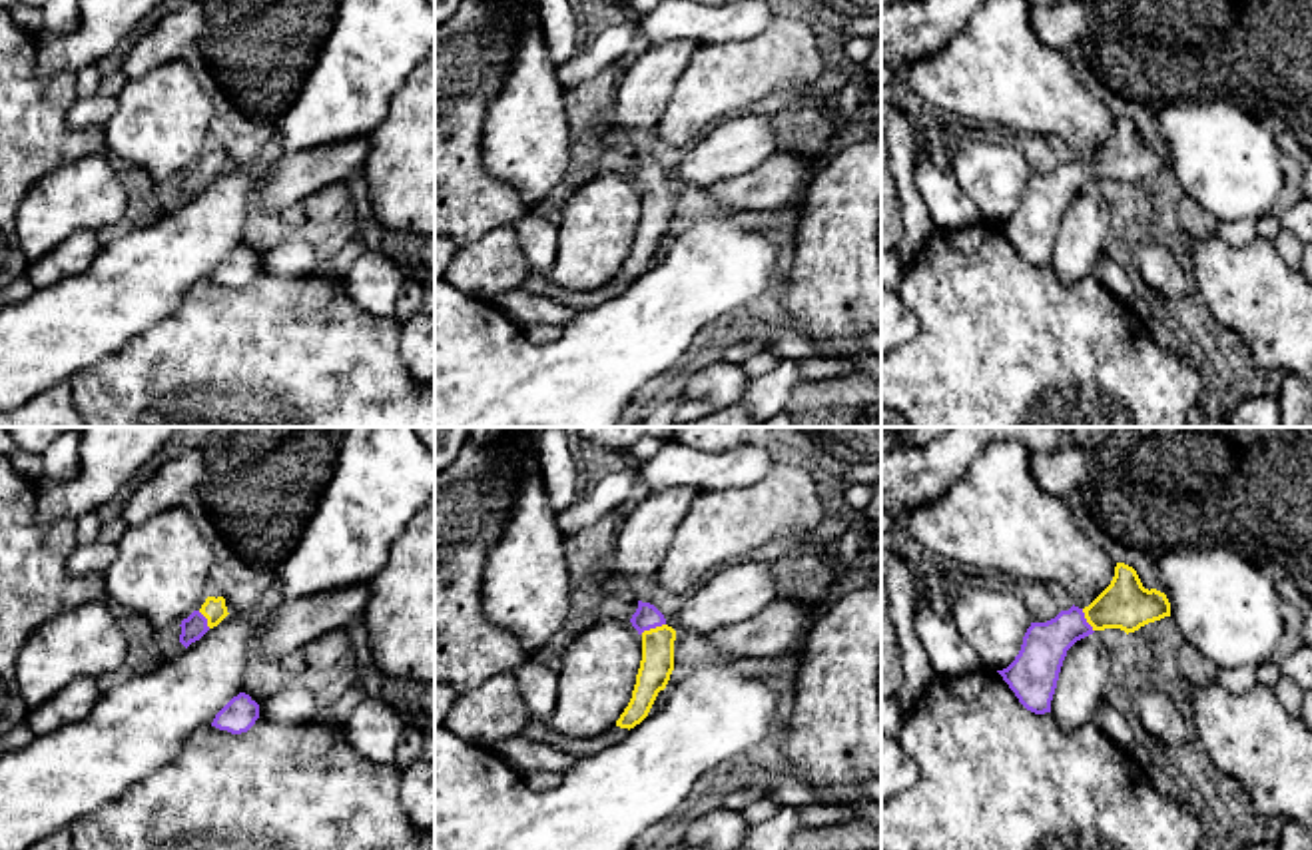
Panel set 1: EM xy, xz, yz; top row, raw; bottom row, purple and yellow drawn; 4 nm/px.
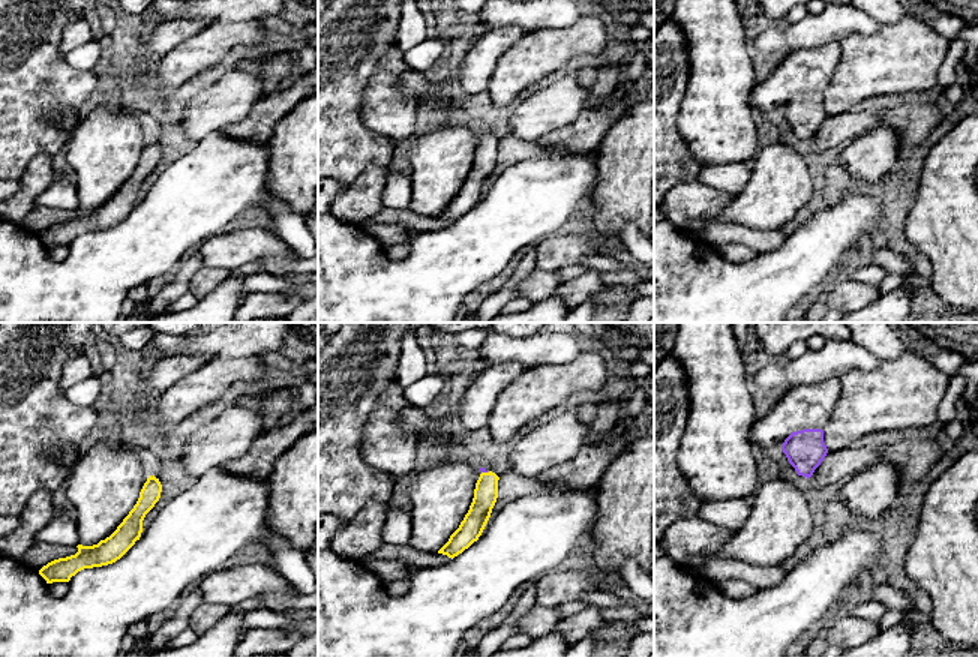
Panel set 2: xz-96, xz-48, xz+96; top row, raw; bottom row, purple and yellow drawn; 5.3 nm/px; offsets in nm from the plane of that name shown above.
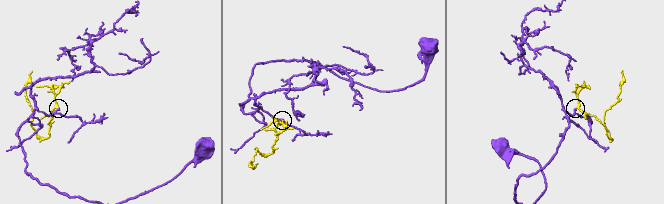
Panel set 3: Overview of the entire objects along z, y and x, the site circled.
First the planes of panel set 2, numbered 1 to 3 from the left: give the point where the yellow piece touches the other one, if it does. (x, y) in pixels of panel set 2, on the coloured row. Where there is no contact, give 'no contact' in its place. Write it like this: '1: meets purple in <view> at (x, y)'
1: no contact
2: meets purple in xz-48 at (485, 471)
3: no contact

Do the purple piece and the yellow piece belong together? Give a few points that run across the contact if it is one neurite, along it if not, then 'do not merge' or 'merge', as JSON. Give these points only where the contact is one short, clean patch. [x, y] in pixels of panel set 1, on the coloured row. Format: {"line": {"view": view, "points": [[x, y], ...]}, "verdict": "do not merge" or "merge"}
{"line": {"view": "xz", "points": [[647, 615], [653, 627], [656, 665]]}, "verdict": "merge"}

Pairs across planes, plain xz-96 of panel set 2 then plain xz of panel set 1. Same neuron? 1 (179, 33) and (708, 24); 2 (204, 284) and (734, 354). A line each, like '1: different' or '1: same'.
1: different
2: different

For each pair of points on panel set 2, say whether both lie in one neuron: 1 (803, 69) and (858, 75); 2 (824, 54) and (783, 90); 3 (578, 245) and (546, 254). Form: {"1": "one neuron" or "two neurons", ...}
{"1": "two neurons", "2": "one neuron", "3": "one neuron"}

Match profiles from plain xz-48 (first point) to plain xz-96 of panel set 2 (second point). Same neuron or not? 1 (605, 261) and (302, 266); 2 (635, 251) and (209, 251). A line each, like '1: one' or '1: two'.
1: one
2: two

